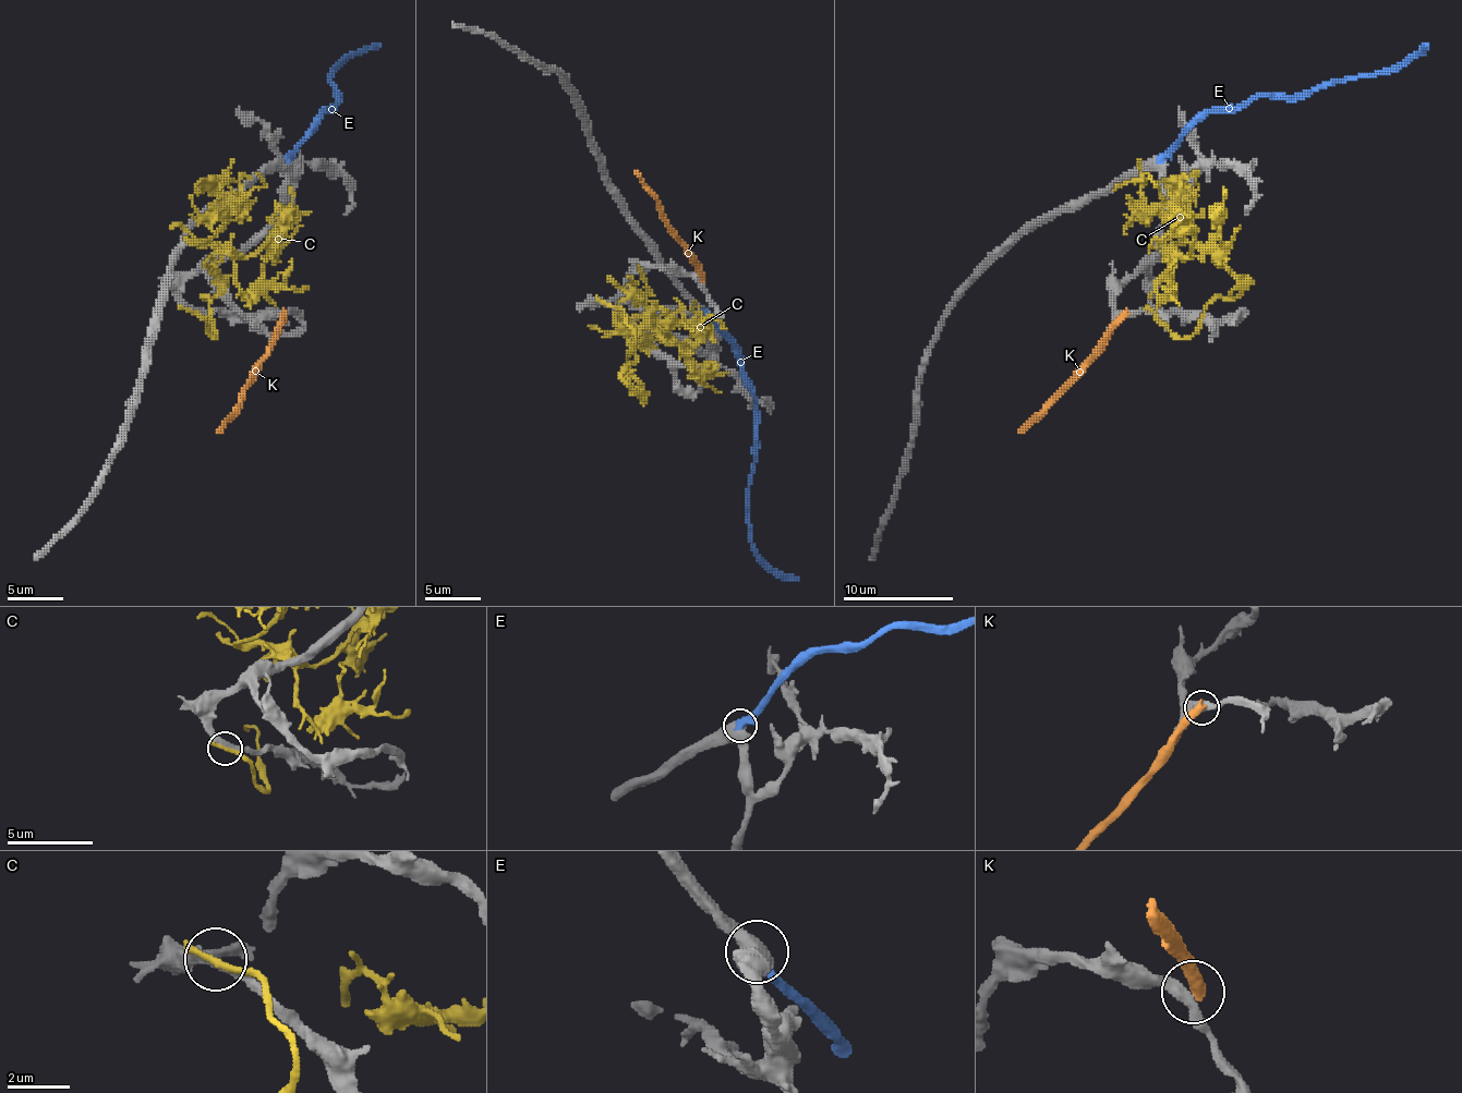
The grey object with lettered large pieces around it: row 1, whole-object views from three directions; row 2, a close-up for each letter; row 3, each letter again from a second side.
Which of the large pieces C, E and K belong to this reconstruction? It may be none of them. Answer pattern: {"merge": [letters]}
{"merge": ["E"]}

